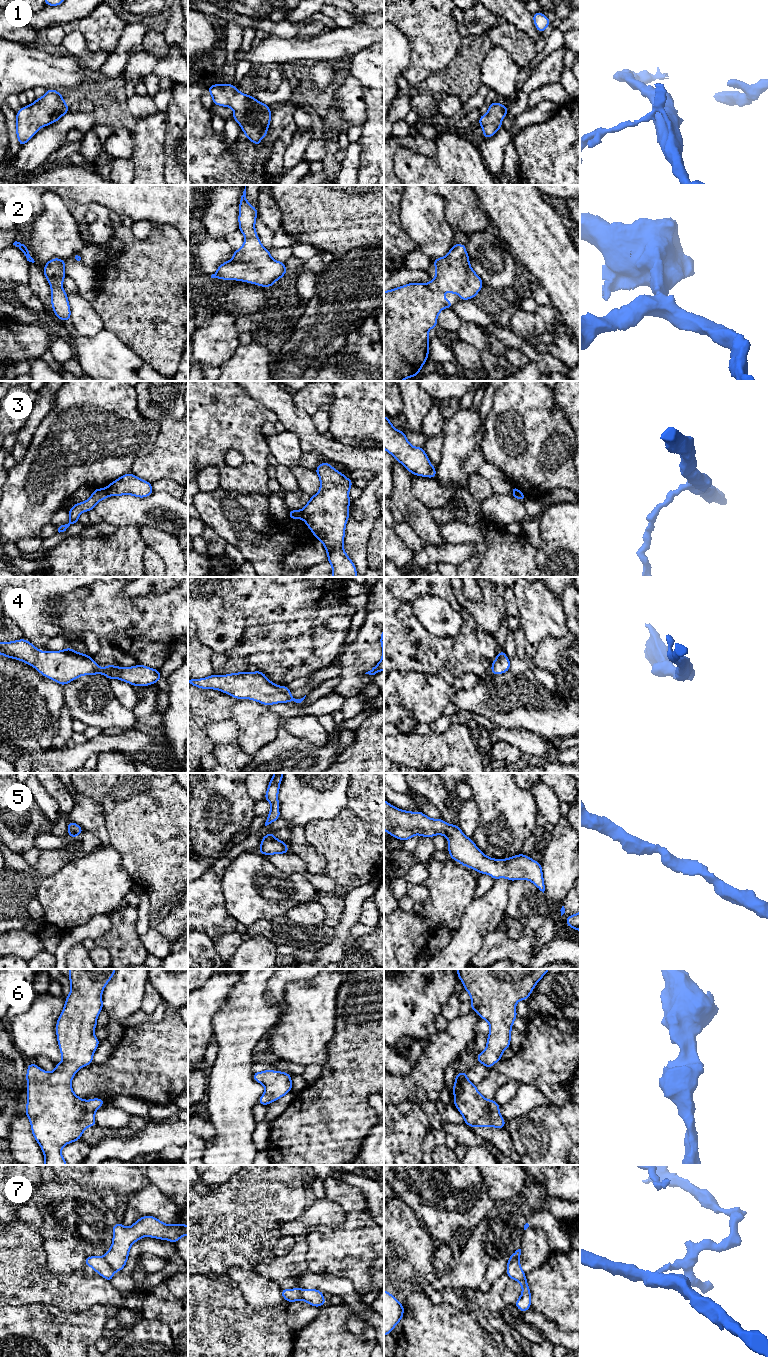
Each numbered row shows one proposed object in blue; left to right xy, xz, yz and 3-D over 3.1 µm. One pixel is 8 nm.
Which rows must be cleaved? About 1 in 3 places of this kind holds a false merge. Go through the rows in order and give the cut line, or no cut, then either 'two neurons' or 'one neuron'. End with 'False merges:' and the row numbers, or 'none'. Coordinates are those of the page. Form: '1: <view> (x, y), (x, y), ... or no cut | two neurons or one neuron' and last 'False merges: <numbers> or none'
1: no cut | one neuron
2: no cut | one neuron
3: xz (301, 510), (302, 518) | two neurons
4: no cut | one neuron
5: no cut | one neuron
6: no cut | one neuron
7: xy (103, 1256), (114, 1271) | two neurons
False merges: 3, 7

